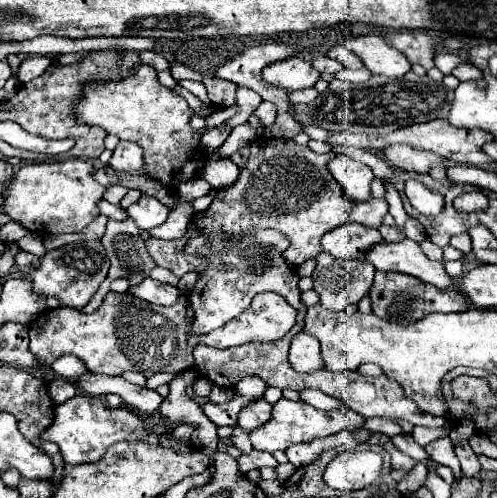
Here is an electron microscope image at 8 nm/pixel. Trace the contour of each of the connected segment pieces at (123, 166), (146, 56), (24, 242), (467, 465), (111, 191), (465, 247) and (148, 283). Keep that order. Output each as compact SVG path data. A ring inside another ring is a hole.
M119 140L117 148L113 150L113 156L109 160L113 170L123 172L137 172L143 166L143 150L129 140Z
M139 52L139 56L141 56L141 60L145 64L153 66L155 70L167 70L167 68L171 68L171 64L167 60L163 60L157 52Z
M29 233L16 243L20 249L31 252L39 257L43 257L46 253L46 250L43 246L43 238L38 237L37 235Z
M468 440L455 443L454 451L460 461L461 472L464 476L474 476L479 472L481 465Z
M120 185L108 186L104 199L106 199L111 204L118 205L128 190L128 188Z
M457 234L451 238L451 246L461 250L463 254L469 254L471 252L471 238L467 234Z
M143 280L141 284L137 286L131 286L127 290L131 296L137 296L145 302L151 302L151 304L159 304L159 306L171 306L177 302L179 298L179 290L175 286L169 286L169 284L161 284L157 280Z

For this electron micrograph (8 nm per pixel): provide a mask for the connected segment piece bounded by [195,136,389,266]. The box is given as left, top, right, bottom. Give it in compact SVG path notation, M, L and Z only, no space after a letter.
M269 136L255 138L251 142L247 170L241 172L233 186L219 190L211 206L195 216L195 222L207 238L215 236L219 230L223 234L247 234L251 228L275 228L291 240L291 246L283 256L293 266L316 259L322 252L321 236L325 232L347 220L379 228L389 210L389 204L383 198L371 196L365 202L349 200L327 170L331 158L333 154L315 154L309 146L297 146L293 140Z

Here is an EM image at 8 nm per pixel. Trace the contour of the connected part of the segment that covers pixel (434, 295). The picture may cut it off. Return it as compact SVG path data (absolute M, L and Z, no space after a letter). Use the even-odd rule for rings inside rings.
M375 272L373 286L369 288L369 298L371 298L371 308L375 316L393 324L401 324L401 326L413 324L433 312L447 314L447 312L463 312L469 308L469 302L461 294L461 290L433 288L433 284L425 284L409 274L397 274L397 272Z

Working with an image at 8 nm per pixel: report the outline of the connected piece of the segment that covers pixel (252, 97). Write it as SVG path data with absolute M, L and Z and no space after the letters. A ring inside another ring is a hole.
M237 86L237 114L229 120L229 126L237 126L237 124L245 124L249 120L249 116L257 110L257 106L261 104L261 96L249 88Z

